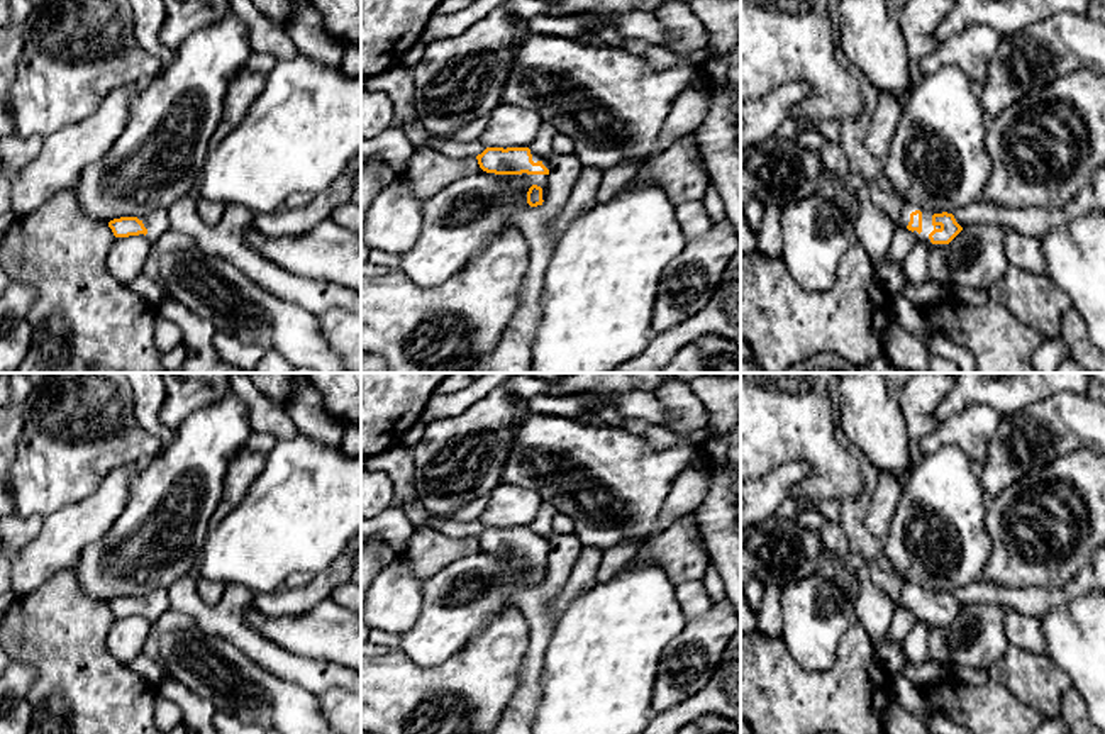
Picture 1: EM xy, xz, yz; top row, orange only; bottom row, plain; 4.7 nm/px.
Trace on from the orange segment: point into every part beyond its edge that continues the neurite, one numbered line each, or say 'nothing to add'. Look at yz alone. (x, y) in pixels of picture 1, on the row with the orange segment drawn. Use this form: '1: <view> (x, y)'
1: yz (907, 207)

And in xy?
1: xy (156, 222)

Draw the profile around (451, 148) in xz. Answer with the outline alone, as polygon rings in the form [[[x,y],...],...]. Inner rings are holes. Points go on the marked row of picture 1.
[[[430,134],[425,139],[425,146],[449,156],[449,158],[464,158],[464,156],[478,156],[481,154],[486,146],[478,141],[469,142],[458,142],[458,141],[447,141],[442,136]]]

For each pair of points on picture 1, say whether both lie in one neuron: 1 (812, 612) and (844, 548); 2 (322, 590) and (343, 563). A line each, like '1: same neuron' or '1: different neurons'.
1: different neurons
2: same neuron

